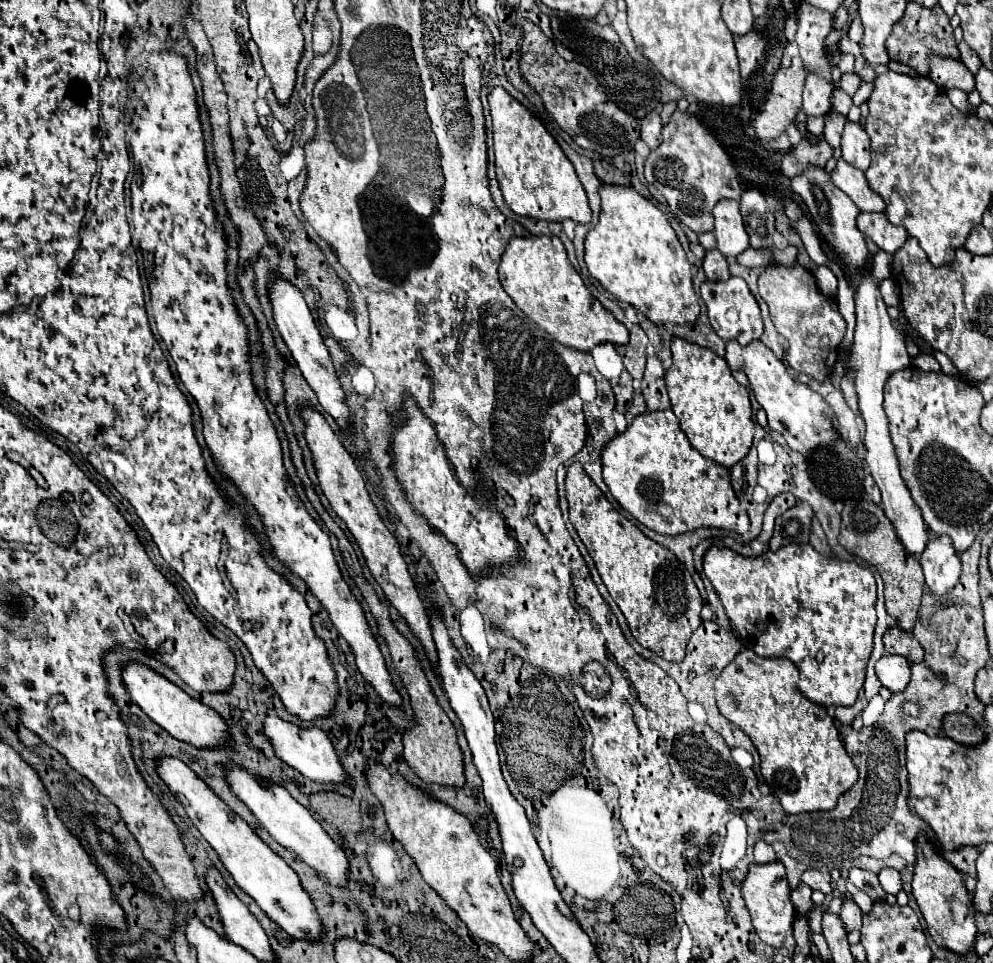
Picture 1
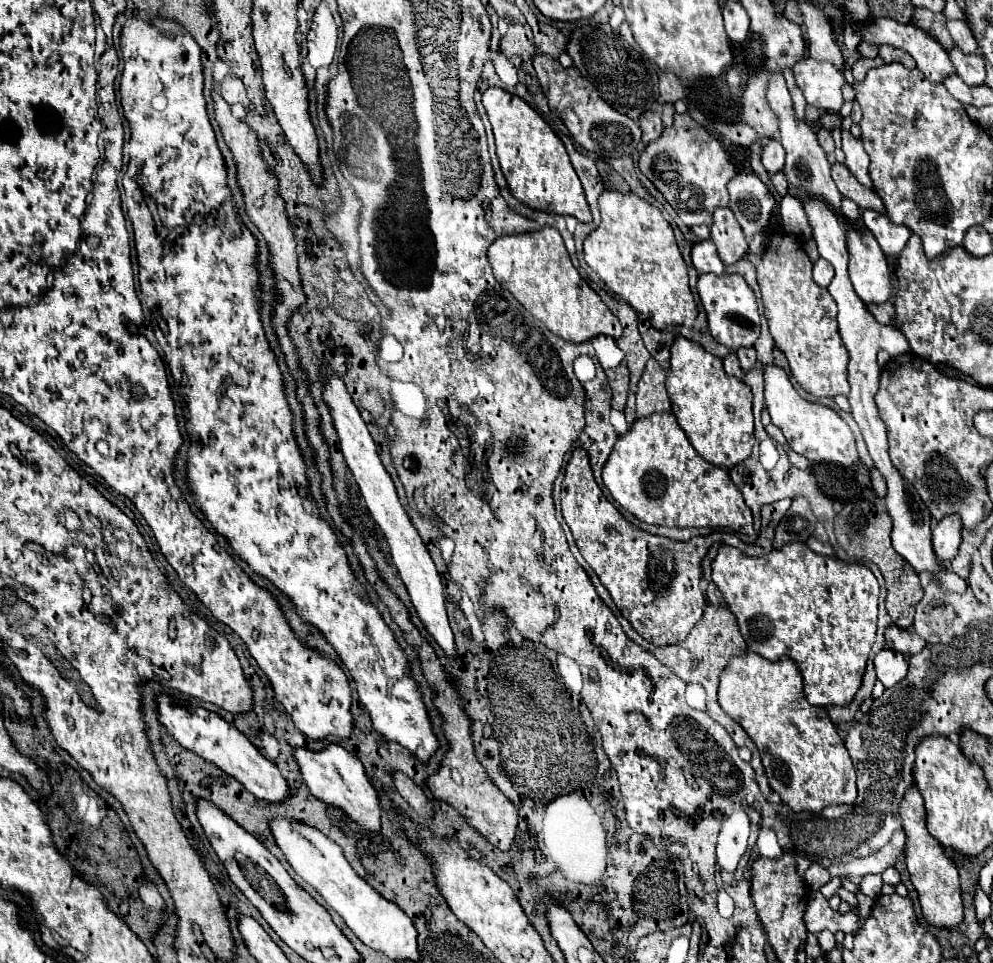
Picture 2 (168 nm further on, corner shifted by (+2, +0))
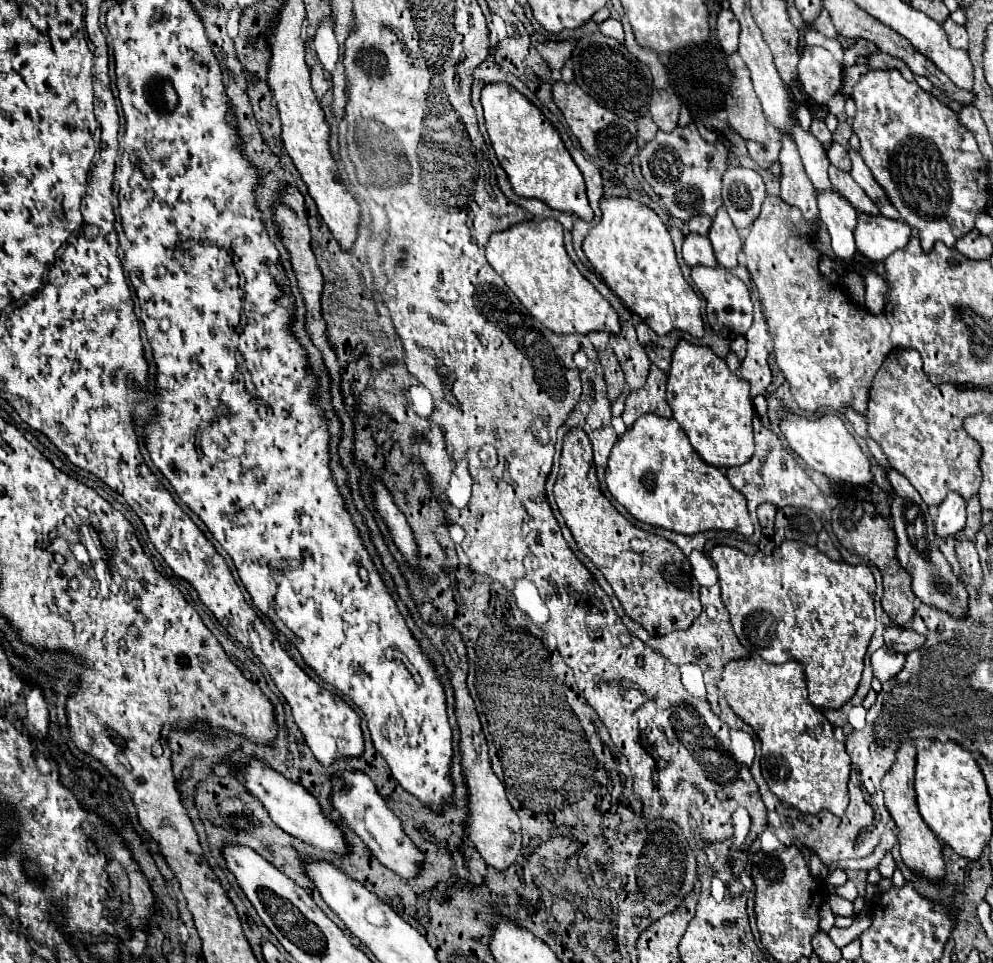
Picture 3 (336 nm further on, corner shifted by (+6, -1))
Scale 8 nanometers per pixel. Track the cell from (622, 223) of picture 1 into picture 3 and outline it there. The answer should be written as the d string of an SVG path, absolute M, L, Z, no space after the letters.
M603 198L601 210L601 222L593 226L583 240L583 252L595 272L631 312L639 314L643 322L651 326L655 334L665 336L673 330L683 330L701 338L701 298L685 282L675 258L673 240L661 218L649 206L631 198Z

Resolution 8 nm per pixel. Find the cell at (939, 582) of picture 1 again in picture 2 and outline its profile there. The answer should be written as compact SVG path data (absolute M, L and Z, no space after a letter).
M957 515L945 517L933 525L933 551L941 563L953 561L961 543L961 519Z

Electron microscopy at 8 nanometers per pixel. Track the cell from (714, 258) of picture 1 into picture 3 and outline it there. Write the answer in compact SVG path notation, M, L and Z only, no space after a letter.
M687 234L683 240L683 260L689 268L695 266L717 266L711 242L707 236Z

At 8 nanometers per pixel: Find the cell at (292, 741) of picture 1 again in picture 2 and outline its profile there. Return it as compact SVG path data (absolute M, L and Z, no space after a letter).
M331 743L321 751L295 747L293 749L293 759L297 761L309 791L317 799L343 809L347 813L347 817L357 821L363 829L379 833L379 829L381 829L381 807L379 807L379 801L377 801L377 793L375 793L373 785L369 783L369 779L365 775L363 763L357 757L353 757L341 745Z

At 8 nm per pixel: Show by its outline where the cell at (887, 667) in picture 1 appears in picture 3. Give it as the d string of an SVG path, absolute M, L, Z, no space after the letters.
M881 646L879 650L875 650L871 654L871 666L873 666L873 672L875 672L875 678L883 684L887 682L889 678L893 678L895 674L901 672L905 664L905 654L901 652L895 652L887 646Z

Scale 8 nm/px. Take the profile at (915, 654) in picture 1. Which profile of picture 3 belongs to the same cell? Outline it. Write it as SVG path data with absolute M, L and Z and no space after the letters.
M887 626L883 636L885 636L887 648L893 648L893 650L903 652L903 654L917 650L925 642L925 636L913 632L911 628L901 628L901 626Z

